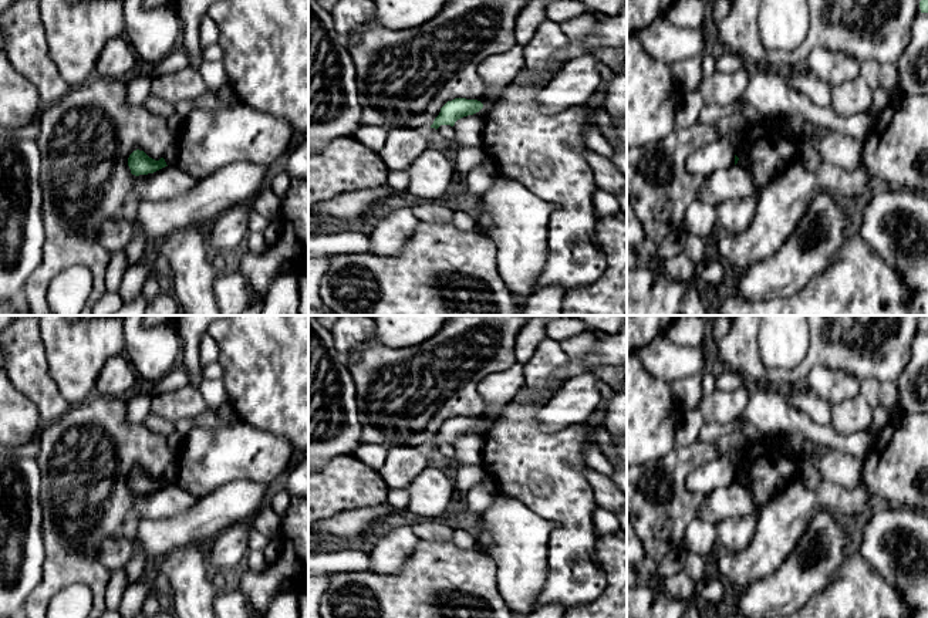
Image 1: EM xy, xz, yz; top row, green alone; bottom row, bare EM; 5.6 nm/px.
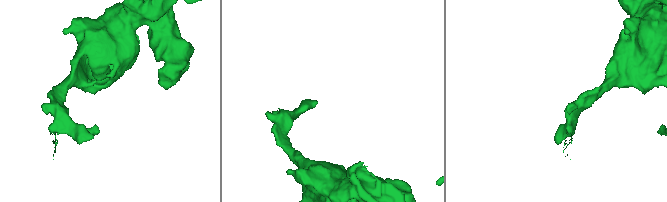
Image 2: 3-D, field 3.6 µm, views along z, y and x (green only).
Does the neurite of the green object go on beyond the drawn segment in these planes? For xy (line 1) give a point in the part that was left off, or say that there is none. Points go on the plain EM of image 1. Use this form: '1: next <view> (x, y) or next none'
1: next none

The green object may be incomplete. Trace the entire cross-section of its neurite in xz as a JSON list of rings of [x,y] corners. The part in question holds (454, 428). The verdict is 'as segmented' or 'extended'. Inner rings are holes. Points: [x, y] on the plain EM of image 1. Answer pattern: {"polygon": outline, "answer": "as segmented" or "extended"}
{"polygon": [[[455,416],[448,419],[439,433],[435,436],[431,446],[438,448],[441,443],[453,445],[455,440],[463,435],[473,433],[483,426],[483,422],[478,418]]], "answer": "as segmented"}

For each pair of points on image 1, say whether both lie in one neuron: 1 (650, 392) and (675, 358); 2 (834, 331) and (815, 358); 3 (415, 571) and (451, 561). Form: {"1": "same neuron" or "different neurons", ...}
{"1": "different neurons", "2": "same neuron", "3": "same neuron"}

